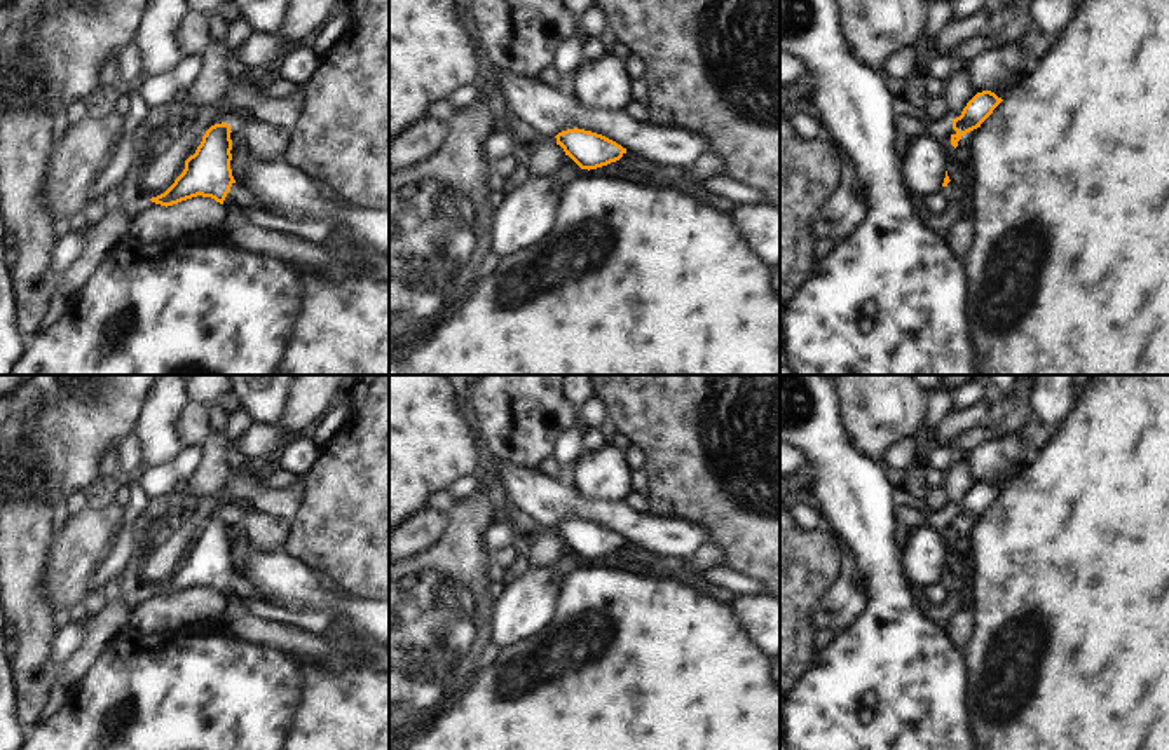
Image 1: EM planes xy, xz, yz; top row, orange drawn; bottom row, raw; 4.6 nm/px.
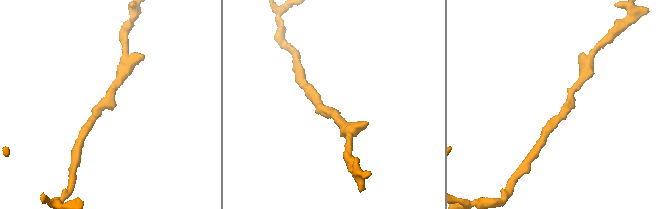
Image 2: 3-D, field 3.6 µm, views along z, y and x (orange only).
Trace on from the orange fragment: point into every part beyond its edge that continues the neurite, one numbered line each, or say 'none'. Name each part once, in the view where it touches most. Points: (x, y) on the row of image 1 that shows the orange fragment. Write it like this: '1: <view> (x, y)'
1: xy (236, 194)

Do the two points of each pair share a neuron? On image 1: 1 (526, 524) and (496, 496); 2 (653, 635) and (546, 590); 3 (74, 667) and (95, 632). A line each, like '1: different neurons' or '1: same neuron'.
1: same neuron
2: different neurons
3: same neuron

